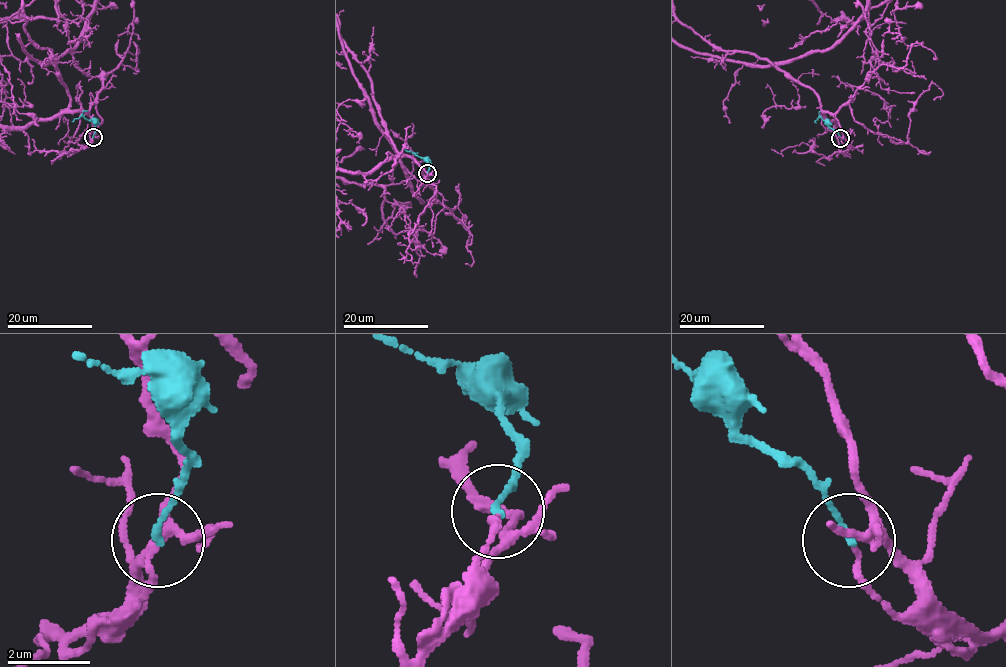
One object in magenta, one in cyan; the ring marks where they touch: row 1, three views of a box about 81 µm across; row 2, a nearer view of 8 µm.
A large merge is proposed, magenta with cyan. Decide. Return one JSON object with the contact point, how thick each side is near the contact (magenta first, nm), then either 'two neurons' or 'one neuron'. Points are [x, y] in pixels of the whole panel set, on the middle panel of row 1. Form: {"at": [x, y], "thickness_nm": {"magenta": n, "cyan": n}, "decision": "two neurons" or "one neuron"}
{"at": [427, 173], "thickness_nm": {"magenta": 110, "cyan": 150}, "decision": "one neuron"}

